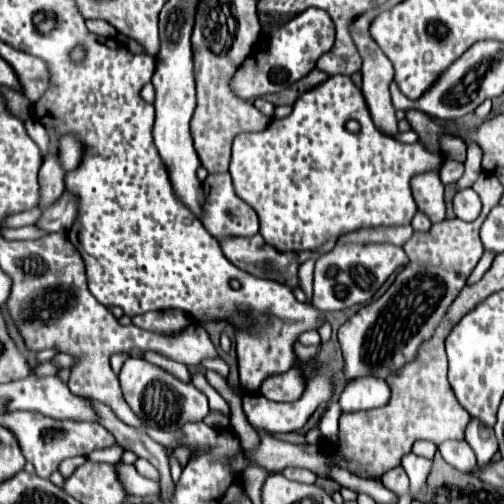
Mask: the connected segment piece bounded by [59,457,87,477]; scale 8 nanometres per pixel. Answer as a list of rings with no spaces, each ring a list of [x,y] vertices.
[[[71,457],[71,459],[65,459],[61,465],[59,465],[59,473],[63,477],[69,477],[79,465],[83,465],[87,459],[85,457]]]

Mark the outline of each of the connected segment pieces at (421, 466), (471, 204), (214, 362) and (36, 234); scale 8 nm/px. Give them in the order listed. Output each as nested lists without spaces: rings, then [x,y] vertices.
[[[407,453],[401,459],[401,467],[405,469],[407,477],[411,479],[411,495],[415,495],[427,481],[427,475],[429,475],[429,469],[431,469],[431,461],[423,459],[423,457],[417,457],[413,453]]]
[[[463,189],[459,193],[455,193],[453,197],[453,209],[455,209],[455,215],[463,221],[475,221],[479,211],[481,211],[481,203],[479,203],[479,197],[475,195],[473,189]]]
[[[207,359],[207,361],[203,361],[203,367],[217,371],[217,373],[219,373],[221,377],[225,377],[225,379],[227,379],[227,375],[229,375],[229,367],[227,367],[227,363],[225,363],[223,359]]]
[[[29,225],[29,227],[19,227],[19,229],[1,229],[1,235],[5,239],[39,239],[45,235],[45,231]]]

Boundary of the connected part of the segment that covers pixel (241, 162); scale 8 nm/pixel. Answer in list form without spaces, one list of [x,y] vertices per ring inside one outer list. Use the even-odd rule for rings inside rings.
[[[333,75],[325,83],[301,95],[288,117],[273,119],[261,133],[237,135],[233,141],[229,173],[237,197],[257,211],[261,235],[269,245],[277,247],[279,251],[313,251],[331,237],[341,237],[363,227],[409,225],[417,213],[409,179],[411,175],[439,169],[439,165],[441,155],[427,151],[421,143],[405,145],[389,135],[383,135],[375,127],[365,107],[365,99],[353,85],[351,77]],[[349,119],[357,119],[361,123],[359,133],[345,131],[345,123]],[[319,133],[323,133],[325,139],[313,139]]]

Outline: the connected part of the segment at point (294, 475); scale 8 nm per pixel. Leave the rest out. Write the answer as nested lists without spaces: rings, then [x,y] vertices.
[[[287,467],[281,471],[287,479],[291,481],[299,481],[299,483],[315,483],[317,481],[317,475],[313,471],[307,471],[307,469],[301,469],[301,467]]]

